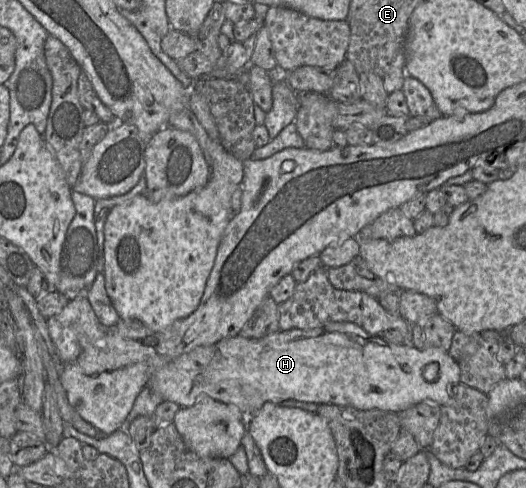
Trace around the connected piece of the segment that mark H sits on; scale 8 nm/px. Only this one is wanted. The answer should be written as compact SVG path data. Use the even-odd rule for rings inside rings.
M331 322L323 327L278 331L260 339L234 336L213 345L198 347L169 362L151 377L148 386L162 400L181 407L194 405L203 397L236 405L246 417L256 414L266 402L279 404L294 399L316 404L351 406L358 410L381 409L399 413L420 402L445 405L452 396L452 388L460 383L460 368L448 352L438 347L418 349L394 344L381 335L371 335L352 322ZM430 363L439 366L435 381L426 381L423 372Z

